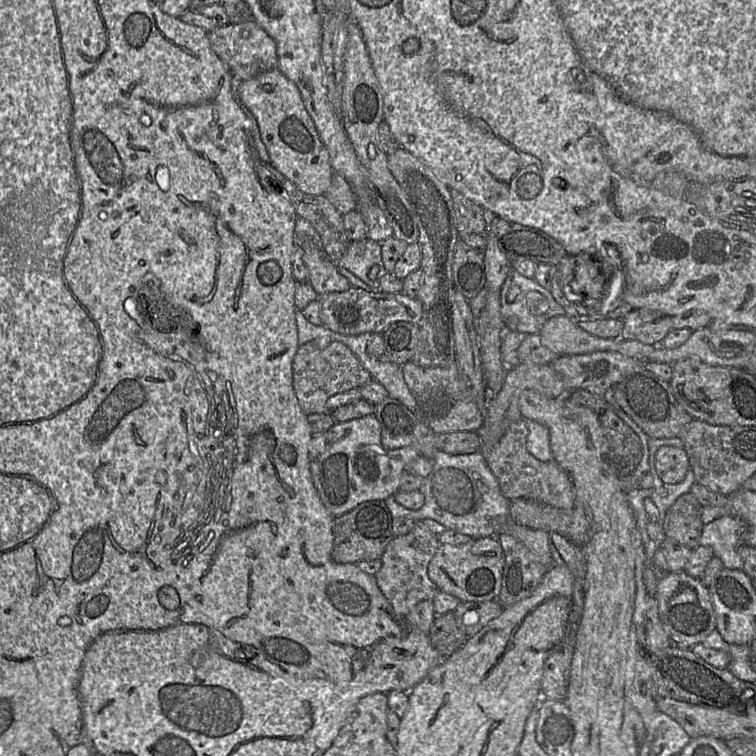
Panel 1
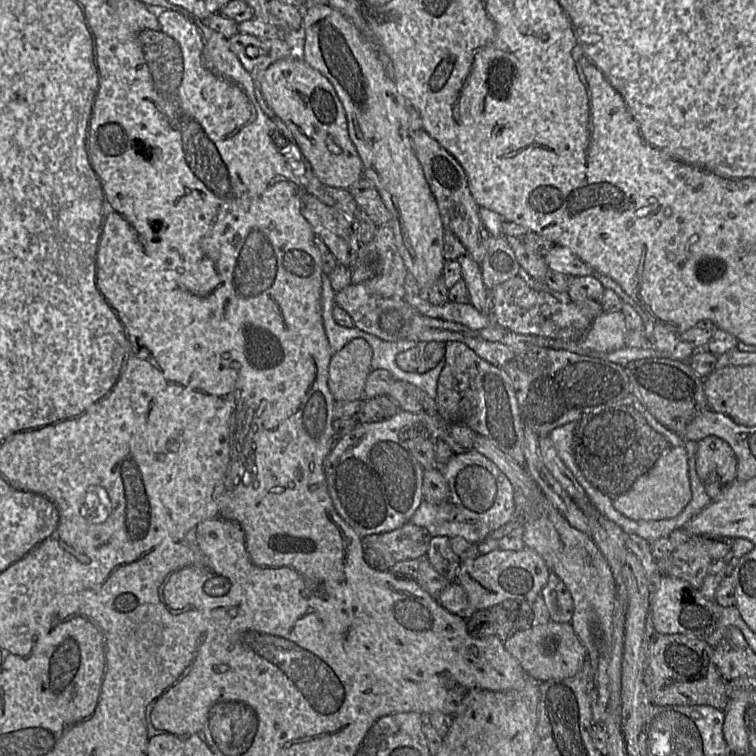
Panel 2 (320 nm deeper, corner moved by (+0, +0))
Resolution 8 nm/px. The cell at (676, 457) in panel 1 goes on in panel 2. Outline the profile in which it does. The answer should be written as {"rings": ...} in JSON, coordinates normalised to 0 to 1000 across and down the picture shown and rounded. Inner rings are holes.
{"rings":[[[947,577],[922,585],[921,624],[930,640],[967,640],[974,636],[975,606],[967,590]]]}

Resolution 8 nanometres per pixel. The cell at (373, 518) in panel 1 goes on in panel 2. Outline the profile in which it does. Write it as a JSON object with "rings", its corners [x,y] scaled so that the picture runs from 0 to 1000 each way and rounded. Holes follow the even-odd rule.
{"rings":[[[538,690],[522,701],[480,710],[480,737],[491,751],[515,755],[529,742],[562,737],[570,713],[561,697]]]}

